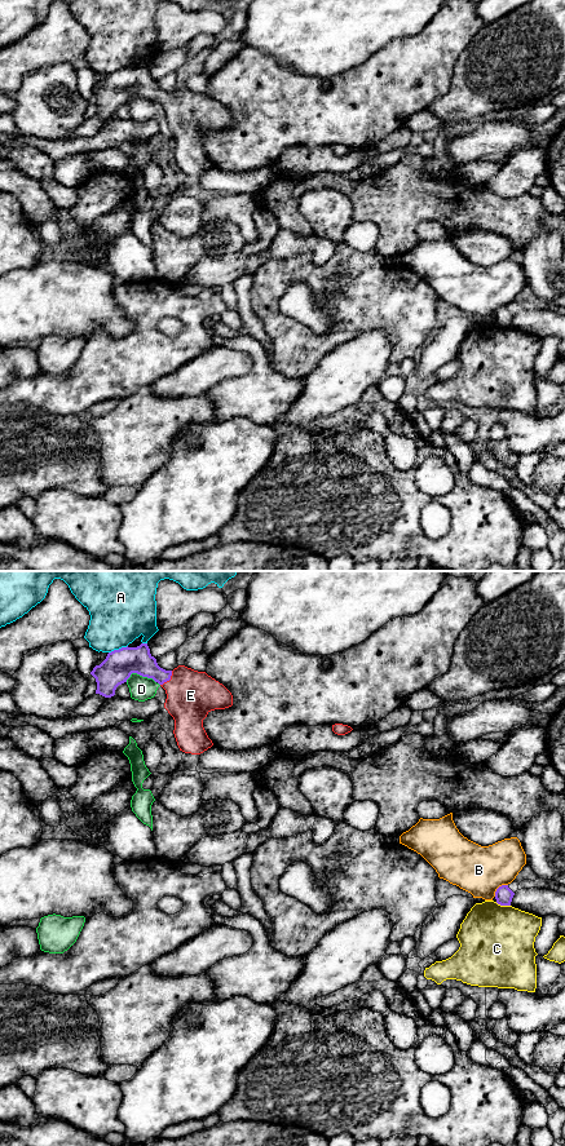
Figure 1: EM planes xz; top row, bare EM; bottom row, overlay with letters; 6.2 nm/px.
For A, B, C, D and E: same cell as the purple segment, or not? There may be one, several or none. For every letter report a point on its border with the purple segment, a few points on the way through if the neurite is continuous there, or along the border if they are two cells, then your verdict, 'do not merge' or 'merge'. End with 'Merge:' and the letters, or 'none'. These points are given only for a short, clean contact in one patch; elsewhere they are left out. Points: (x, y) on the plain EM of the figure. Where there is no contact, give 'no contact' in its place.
A: contact xz (119, 70); do not merge
B: contact xz (498, 309); do not merge
C: contact xz (503, 326); do not merge
D: contact xz (141, 96); do not merge
E: contact xz (168, 101); way xz (138, 80), (168, 101), (179, 105), (190, 116); merge
Merge: E

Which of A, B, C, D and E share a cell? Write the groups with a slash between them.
A / B / C / D / E

